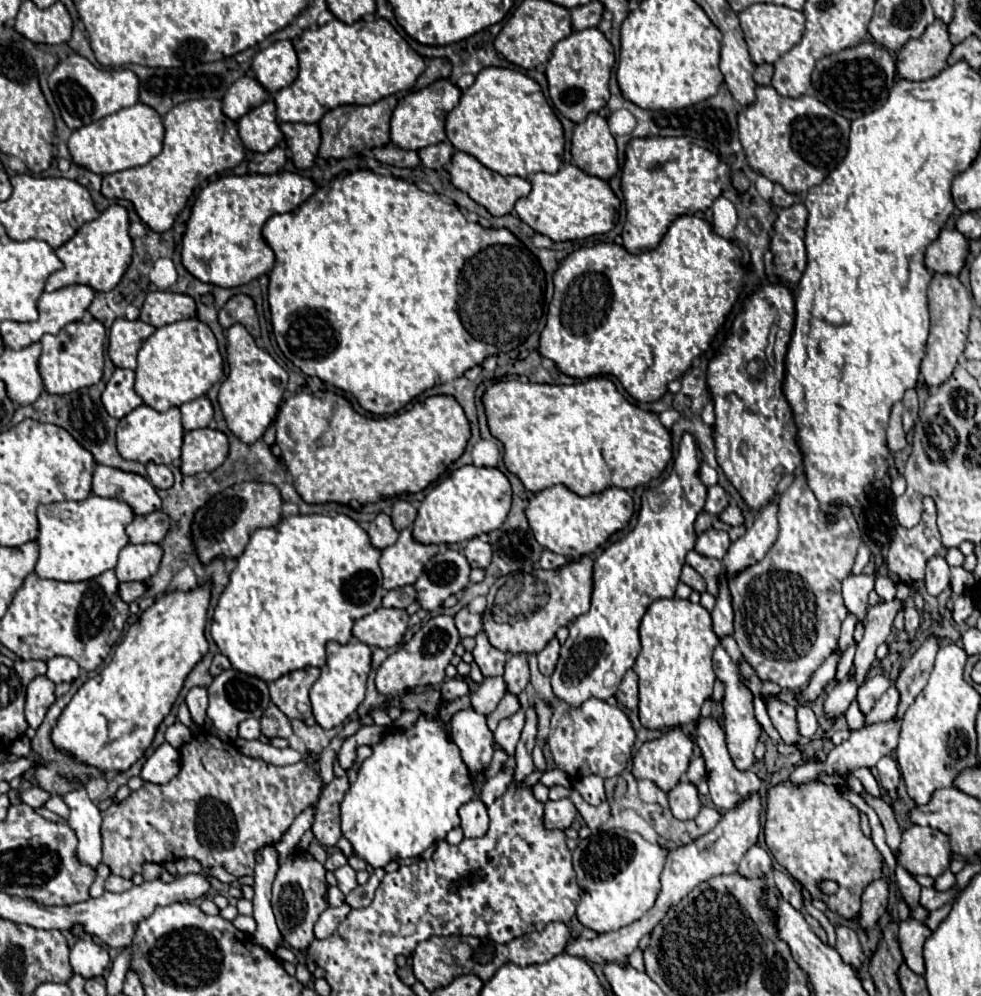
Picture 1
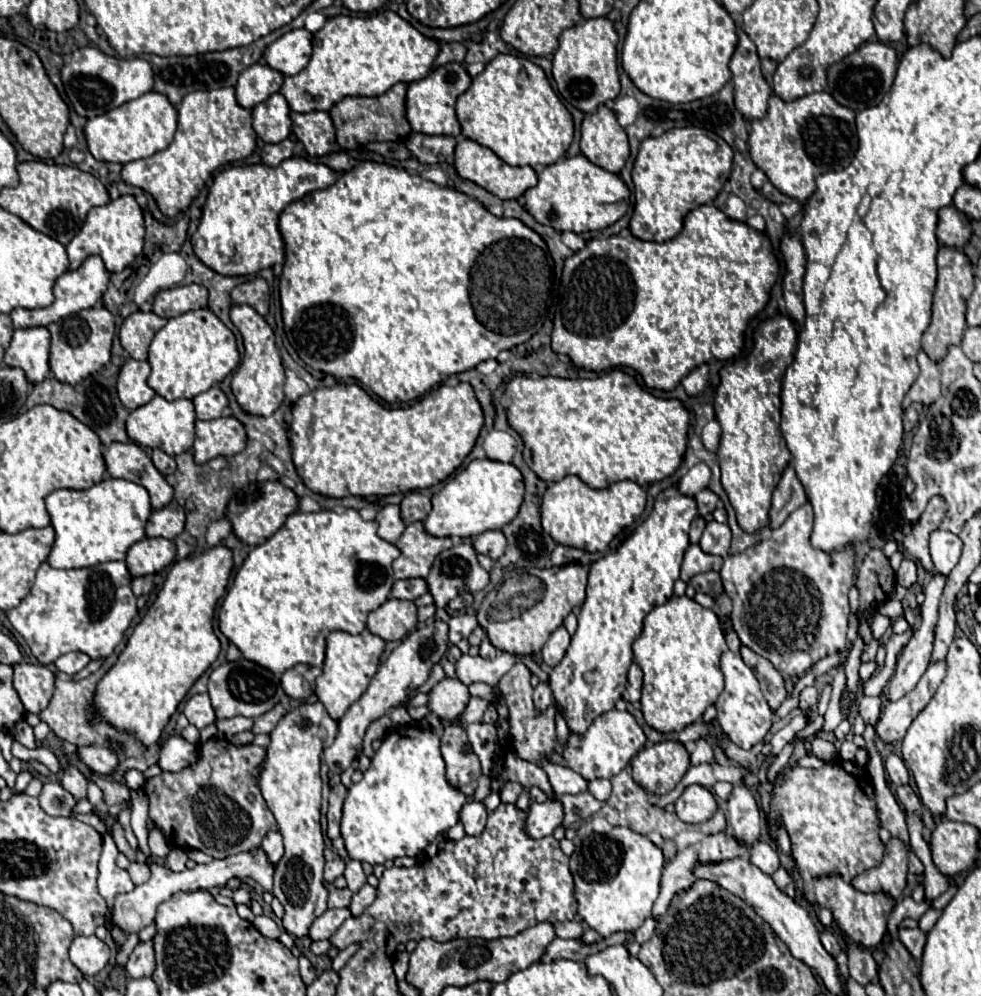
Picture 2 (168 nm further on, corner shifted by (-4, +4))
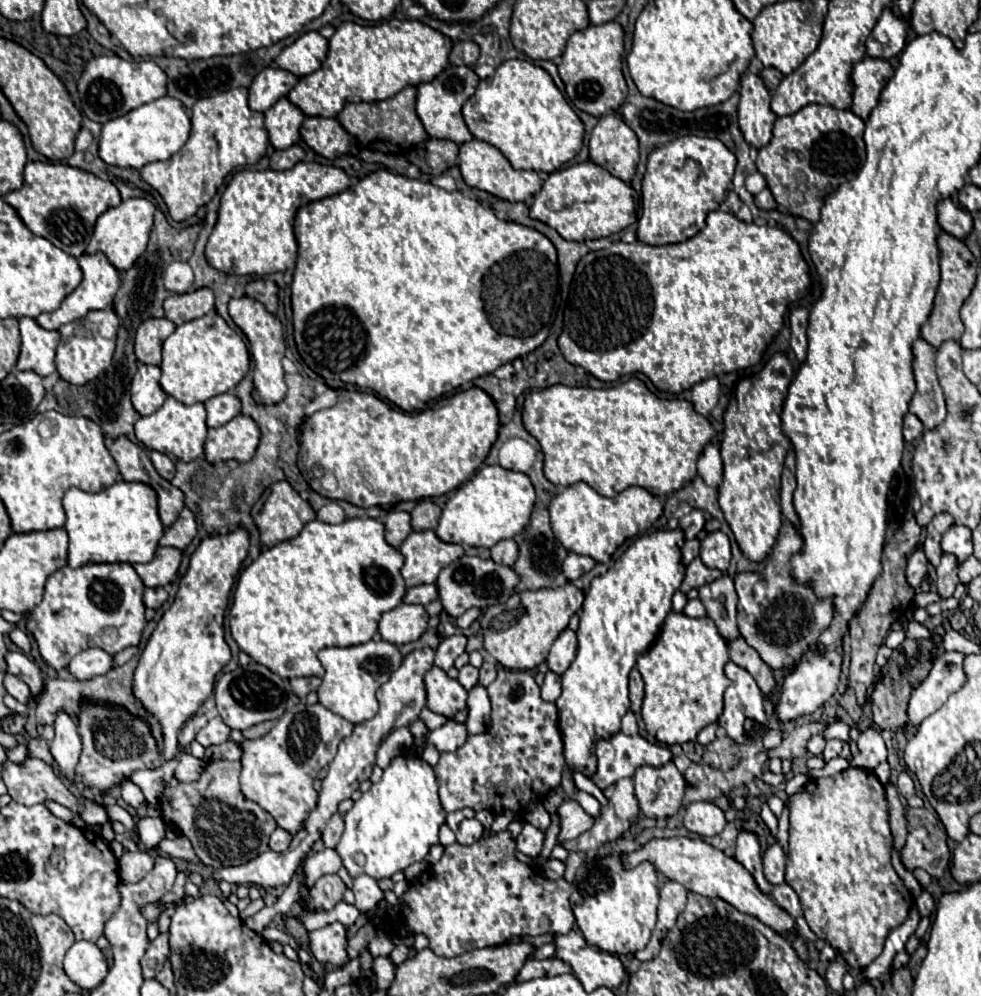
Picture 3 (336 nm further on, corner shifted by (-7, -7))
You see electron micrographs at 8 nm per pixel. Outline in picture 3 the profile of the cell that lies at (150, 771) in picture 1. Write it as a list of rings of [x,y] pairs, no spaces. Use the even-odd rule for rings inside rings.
[[[186,752],[180,756],[180,764],[176,768],[176,778],[180,782],[194,782],[200,778],[200,772],[204,770],[204,766],[206,766],[204,760],[198,760]]]

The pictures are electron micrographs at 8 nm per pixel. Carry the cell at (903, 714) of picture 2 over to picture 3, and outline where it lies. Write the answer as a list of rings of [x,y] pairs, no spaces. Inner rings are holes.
[[[944,652],[936,660],[930,676],[912,690],[908,704],[908,718],[912,726],[918,726],[926,716],[936,712],[952,692],[964,686],[964,654]]]

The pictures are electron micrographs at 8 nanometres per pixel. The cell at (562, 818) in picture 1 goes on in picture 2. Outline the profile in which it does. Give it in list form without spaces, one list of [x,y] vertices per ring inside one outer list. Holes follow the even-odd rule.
[[[559,797],[547,799],[545,803],[531,803],[527,815],[527,833],[531,837],[547,837],[551,835],[563,821],[563,803]]]

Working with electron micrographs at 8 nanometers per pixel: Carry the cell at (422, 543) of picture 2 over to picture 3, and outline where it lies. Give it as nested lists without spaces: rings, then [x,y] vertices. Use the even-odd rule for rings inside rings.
[[[434,530],[410,532],[410,536],[402,542],[400,552],[404,554],[402,576],[408,588],[432,584],[442,568],[464,554],[460,544],[442,542]]]

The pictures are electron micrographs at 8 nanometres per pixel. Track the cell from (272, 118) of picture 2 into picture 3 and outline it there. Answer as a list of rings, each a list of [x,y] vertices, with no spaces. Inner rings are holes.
[[[280,98],[270,110],[264,112],[264,116],[270,142],[276,150],[290,148],[300,140],[300,126],[304,114],[288,98]]]

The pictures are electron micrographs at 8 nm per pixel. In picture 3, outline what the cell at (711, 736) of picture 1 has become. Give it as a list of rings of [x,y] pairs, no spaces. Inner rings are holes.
[[[740,832],[738,834],[738,842],[736,842],[736,860],[740,860],[740,864],[744,864],[744,868],[748,868],[748,872],[754,876],[756,886],[764,892],[764,894],[772,894],[772,884],[768,884],[768,880],[762,874],[762,856],[760,856],[760,844],[756,834],[750,832]]]

